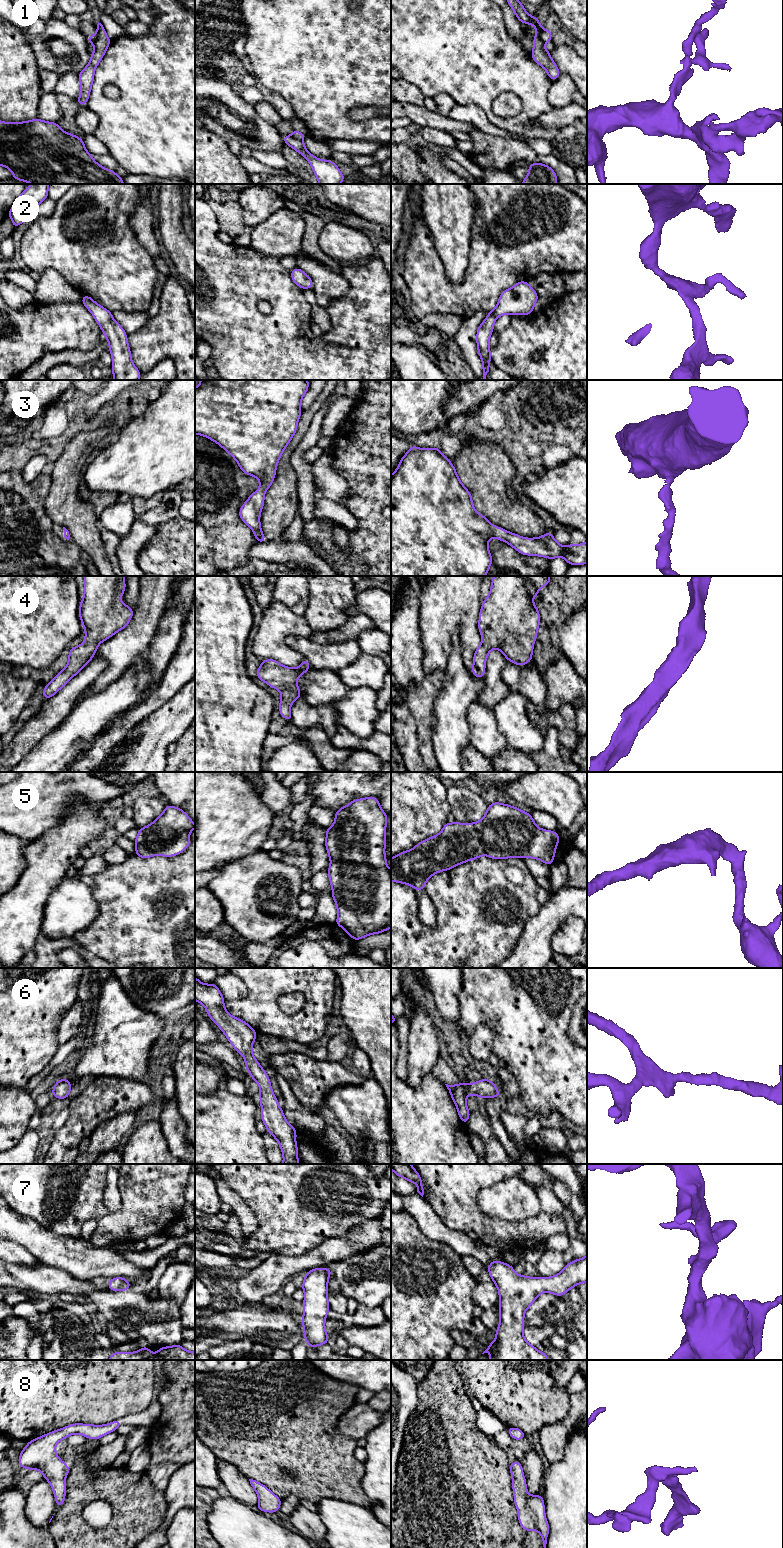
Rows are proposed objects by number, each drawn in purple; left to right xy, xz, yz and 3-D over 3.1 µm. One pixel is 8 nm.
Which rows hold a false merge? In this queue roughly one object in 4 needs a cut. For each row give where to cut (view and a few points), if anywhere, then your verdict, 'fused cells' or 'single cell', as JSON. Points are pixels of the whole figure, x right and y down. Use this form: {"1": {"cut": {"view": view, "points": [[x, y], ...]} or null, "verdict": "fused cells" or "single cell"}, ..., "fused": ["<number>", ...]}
{"1": {"cut": {"view": "yz", "points": [[542, 28], [540, 39], [544, 43]]}, "verdict": "fused cells"}, "2": {"cut": null, "verdict": "single cell"}, "3": {"cut": null, "verdict": "single cell"}, "4": {"cut": null, "verdict": "single cell"}, "5": {"cut": null, "verdict": "single cell"}, "6": {"cut": null, "verdict": "single cell"}, "7": {"cut": null, "verdict": "single cell"}, "8": {"cut": null, "verdict": "single cell"}, "fused": ["1"]}

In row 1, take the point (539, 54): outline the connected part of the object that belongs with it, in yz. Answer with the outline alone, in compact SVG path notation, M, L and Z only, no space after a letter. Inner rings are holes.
M519 0L506 1L514 11L519 21L523 24L531 24L536 28L536 36L533 38L534 46L531 52L531 57L538 65L542 66L546 70L548 77L552 81L555 81L561 74L557 65L551 58L550 52L545 49L545 43L541 40L540 35L543 28L540 24L540 20L538 20L535 16L529 15Z

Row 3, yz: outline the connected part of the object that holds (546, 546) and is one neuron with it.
M411 445L391 475L391 576L485 576L493 563L488 541L497 538L508 543L520 554L541 556L550 560L563 557L569 565L587 564L587 542L560 545L551 532L541 537L525 538L493 526L478 514L471 493L461 483L451 461L439 450Z

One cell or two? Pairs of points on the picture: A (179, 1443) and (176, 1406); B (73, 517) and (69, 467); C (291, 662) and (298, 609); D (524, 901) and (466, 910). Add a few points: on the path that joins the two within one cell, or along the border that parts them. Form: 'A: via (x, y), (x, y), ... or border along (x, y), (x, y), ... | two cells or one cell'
A: via (179, 1434), (179, 1415) | one cell
B: via (69, 505), (69, 479) | one cell
C: border along (277, 601), (287, 606), (294, 613), (303, 616) | two cells
D: via (509, 888), (507, 886), (488, 887), (481, 895) | one cell

